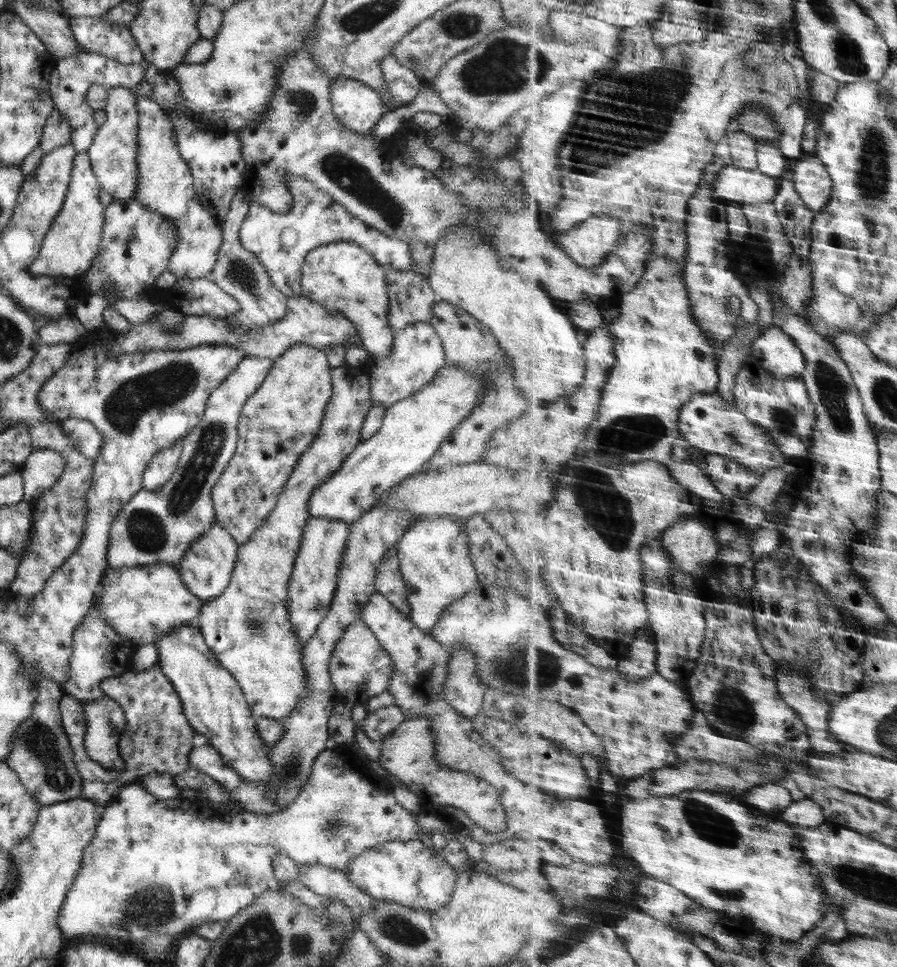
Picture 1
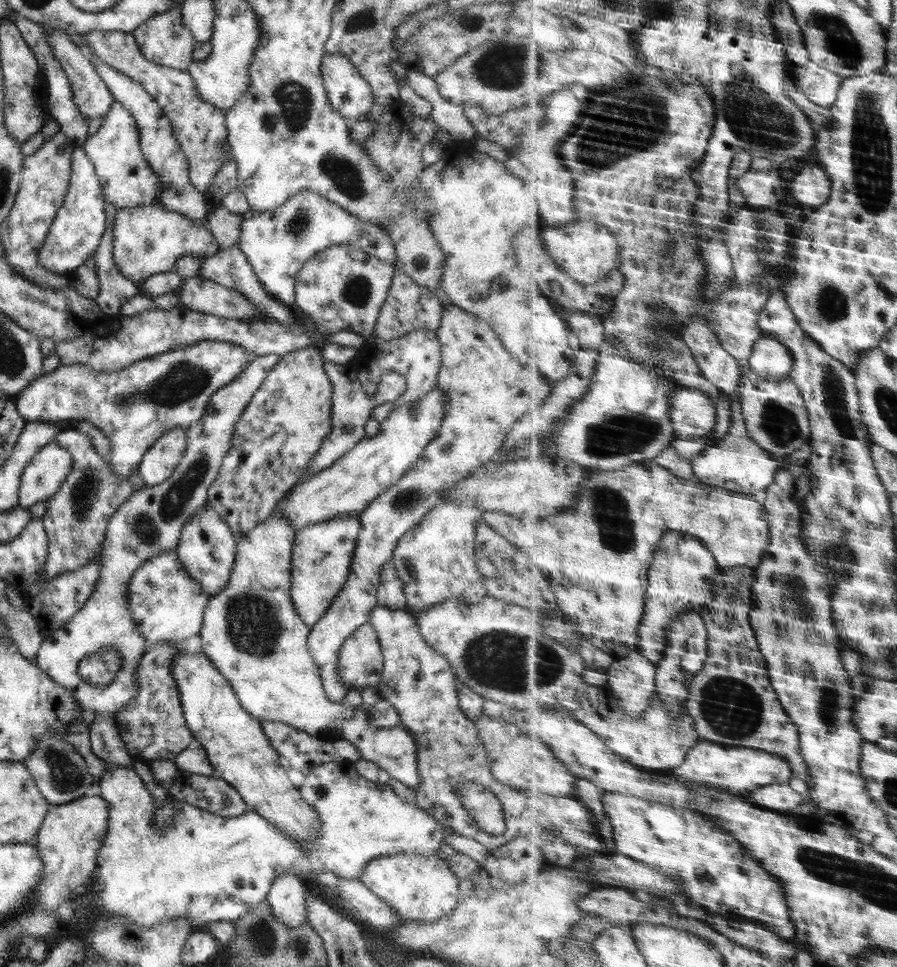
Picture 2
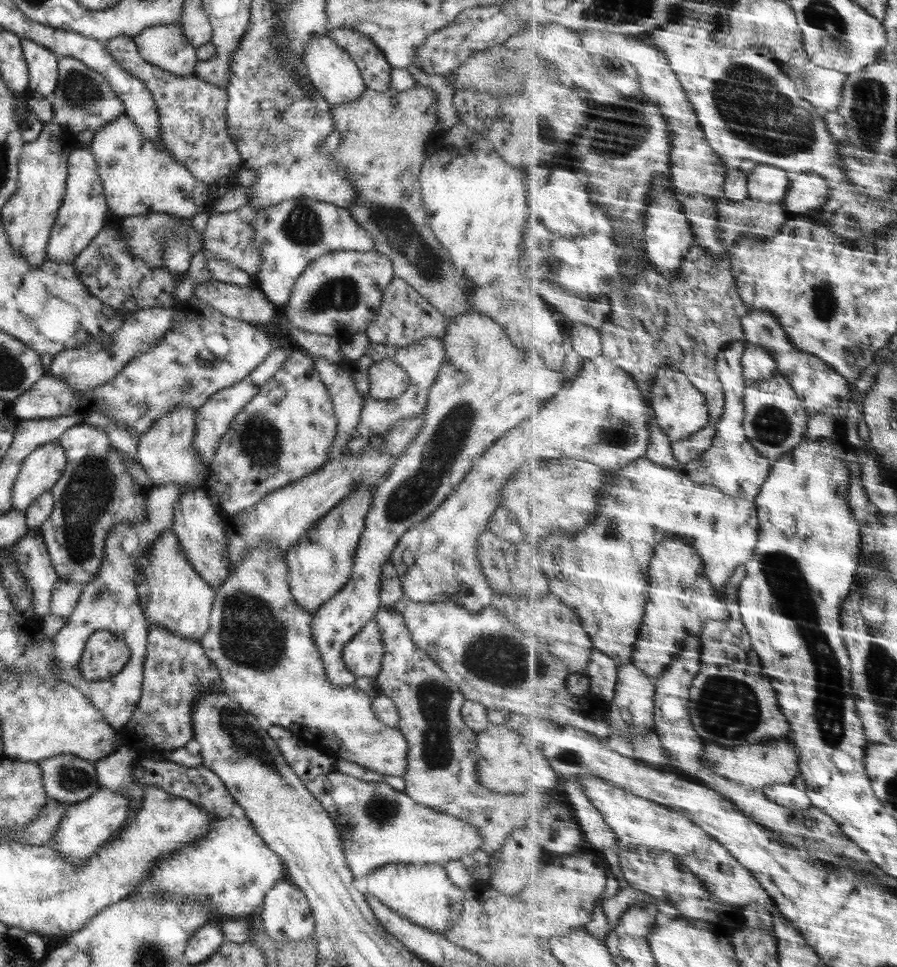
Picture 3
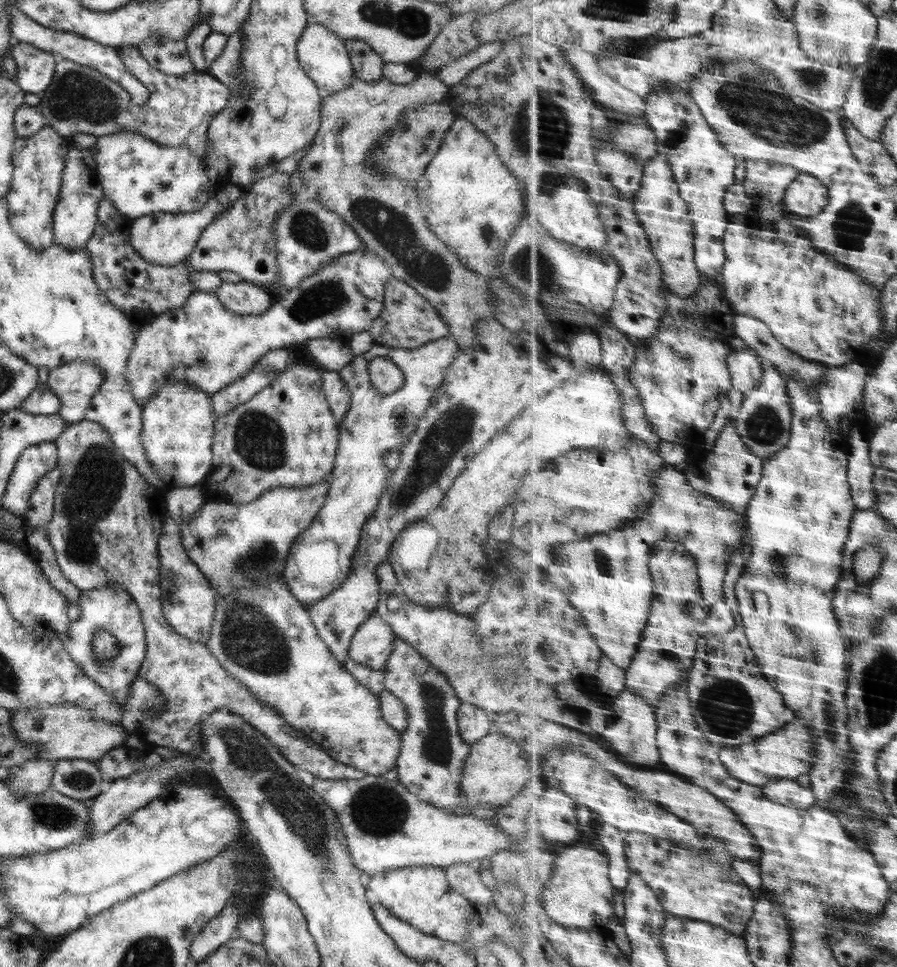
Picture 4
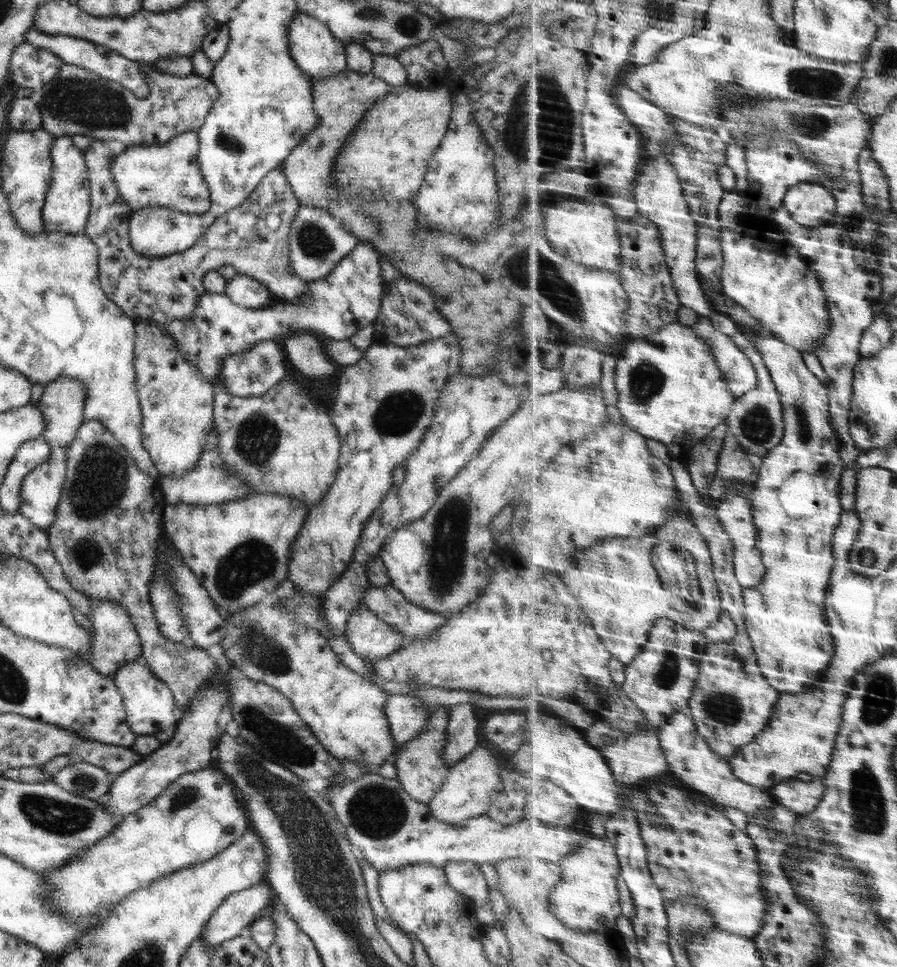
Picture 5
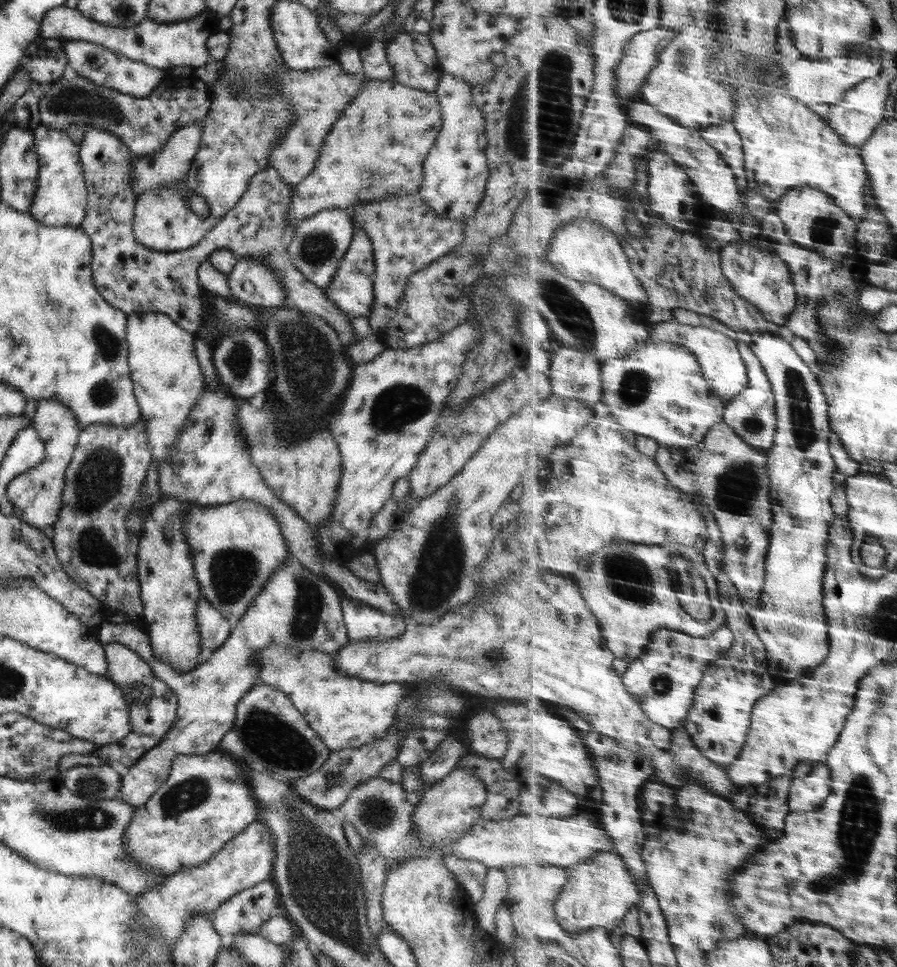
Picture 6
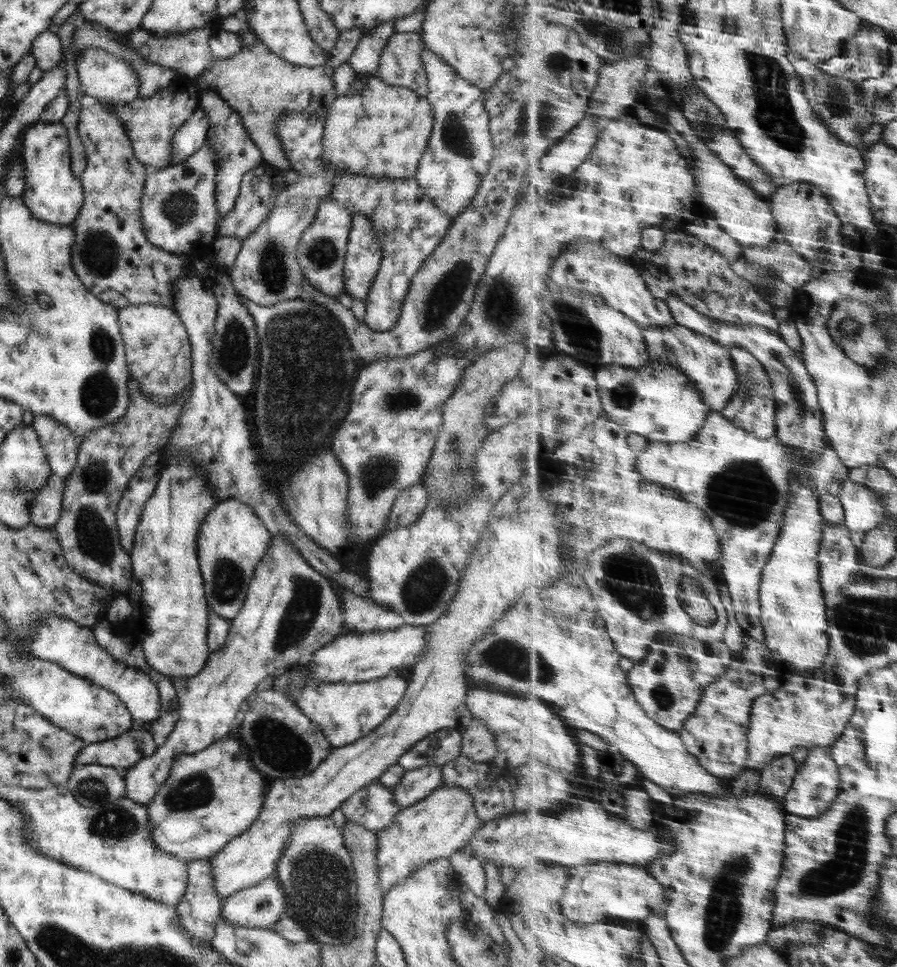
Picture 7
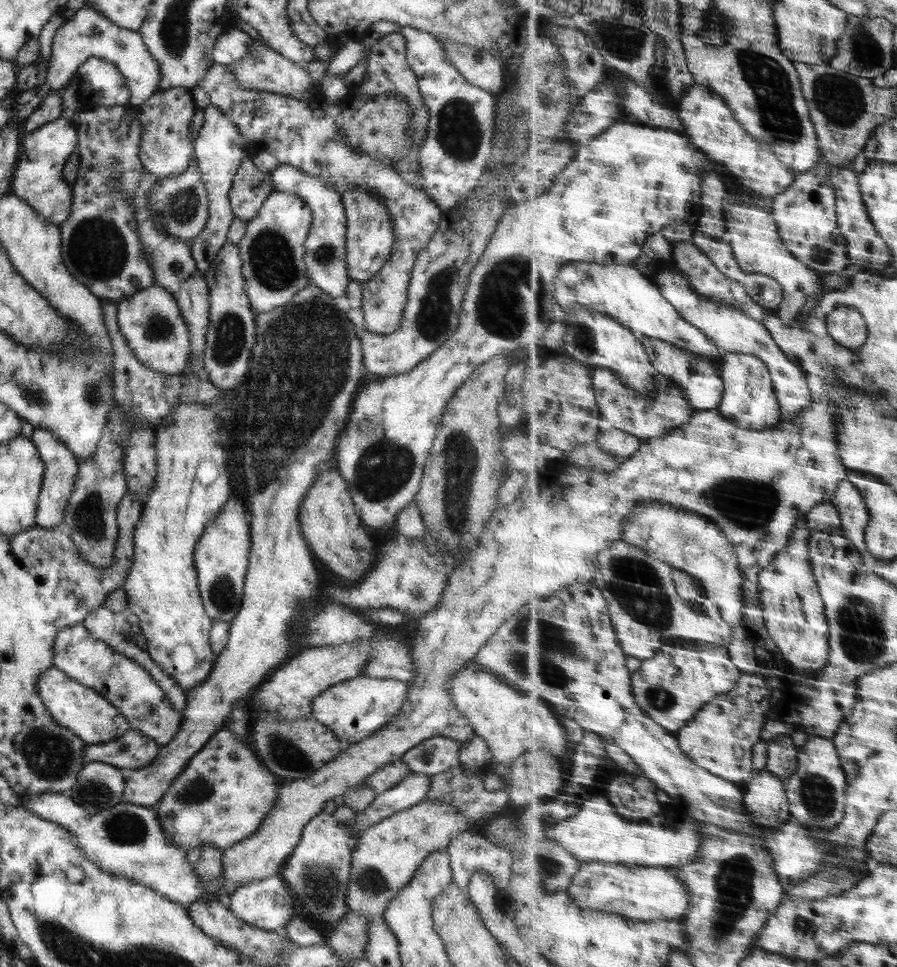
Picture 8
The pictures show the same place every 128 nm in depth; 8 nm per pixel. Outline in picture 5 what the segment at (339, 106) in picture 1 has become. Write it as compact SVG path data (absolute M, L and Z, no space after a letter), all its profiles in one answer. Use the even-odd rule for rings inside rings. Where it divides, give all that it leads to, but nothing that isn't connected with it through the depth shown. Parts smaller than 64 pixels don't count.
M295 13L286 28L289 56L293 62L309 77L322 79L337 74L346 68L344 44L329 29L312 16Z

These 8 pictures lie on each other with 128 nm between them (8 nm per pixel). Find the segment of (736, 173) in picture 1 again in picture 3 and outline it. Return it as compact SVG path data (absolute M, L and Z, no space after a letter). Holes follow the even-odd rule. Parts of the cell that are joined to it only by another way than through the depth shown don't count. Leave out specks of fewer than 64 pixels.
M758 164L753 172L748 173L748 196L762 203L781 204L792 181L792 175L785 169Z

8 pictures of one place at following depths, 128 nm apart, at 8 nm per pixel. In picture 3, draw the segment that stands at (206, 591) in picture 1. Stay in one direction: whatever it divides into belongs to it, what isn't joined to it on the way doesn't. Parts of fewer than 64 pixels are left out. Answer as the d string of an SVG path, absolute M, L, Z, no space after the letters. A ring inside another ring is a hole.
M203 488L180 494L172 508L172 529L193 572L213 589L223 584L230 570L226 560L226 536L221 515L213 508Z

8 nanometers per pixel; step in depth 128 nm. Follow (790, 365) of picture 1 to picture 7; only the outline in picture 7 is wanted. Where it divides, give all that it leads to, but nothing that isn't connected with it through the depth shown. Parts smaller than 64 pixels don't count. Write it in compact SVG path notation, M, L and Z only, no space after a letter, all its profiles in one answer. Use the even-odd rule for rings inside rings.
M679 324L663 329L647 327L644 329L644 336L650 358L653 358L653 361L667 361L671 367L685 373L700 389L704 402L713 411L721 412L740 389L741 376L737 373L731 348L717 343L713 338Z

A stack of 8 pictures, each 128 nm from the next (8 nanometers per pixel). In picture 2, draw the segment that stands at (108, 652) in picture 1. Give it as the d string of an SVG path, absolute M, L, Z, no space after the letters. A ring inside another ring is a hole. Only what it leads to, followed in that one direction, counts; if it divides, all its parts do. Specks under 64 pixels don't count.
M277 355L256 356L235 379L210 395L199 420L188 424L184 430L184 453L169 478L155 486L134 488L132 495L109 517L98 553L99 578L87 600L61 628L40 642L34 663L47 678L69 691L83 711L101 716L108 714L116 719L116 714L136 695L138 686L134 672L148 646L136 629L128 607L129 578L152 556L176 549L183 523L206 503L207 487L231 446L234 424L275 363ZM103 646L116 648L122 663L109 685L92 686L77 674L77 663Z

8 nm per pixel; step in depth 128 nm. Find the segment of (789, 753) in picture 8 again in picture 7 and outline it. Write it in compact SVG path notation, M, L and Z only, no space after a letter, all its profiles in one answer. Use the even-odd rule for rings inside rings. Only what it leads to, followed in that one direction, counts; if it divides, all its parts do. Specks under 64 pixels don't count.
M782 754L773 759L761 772L759 792L777 800L777 806L785 811L785 796L795 783L798 766L791 754Z

